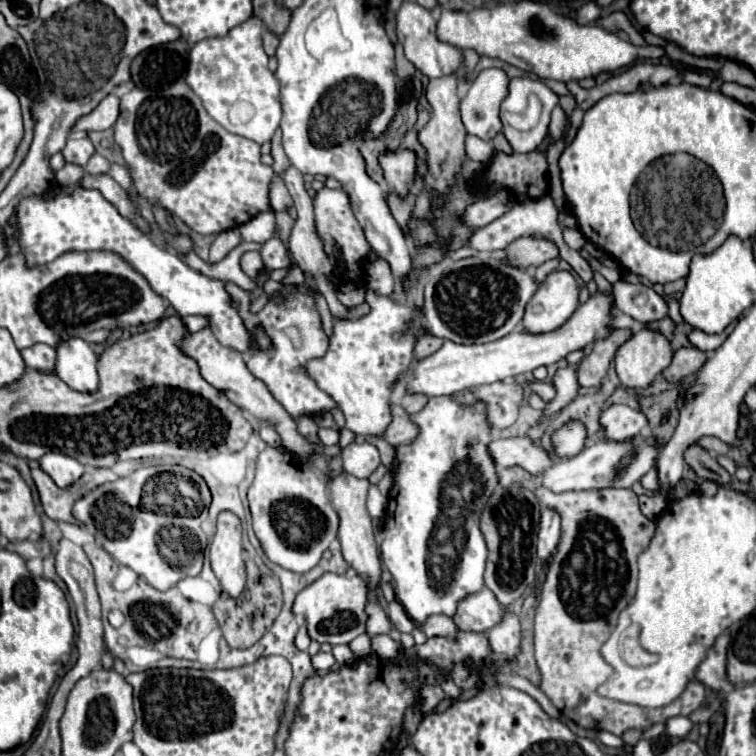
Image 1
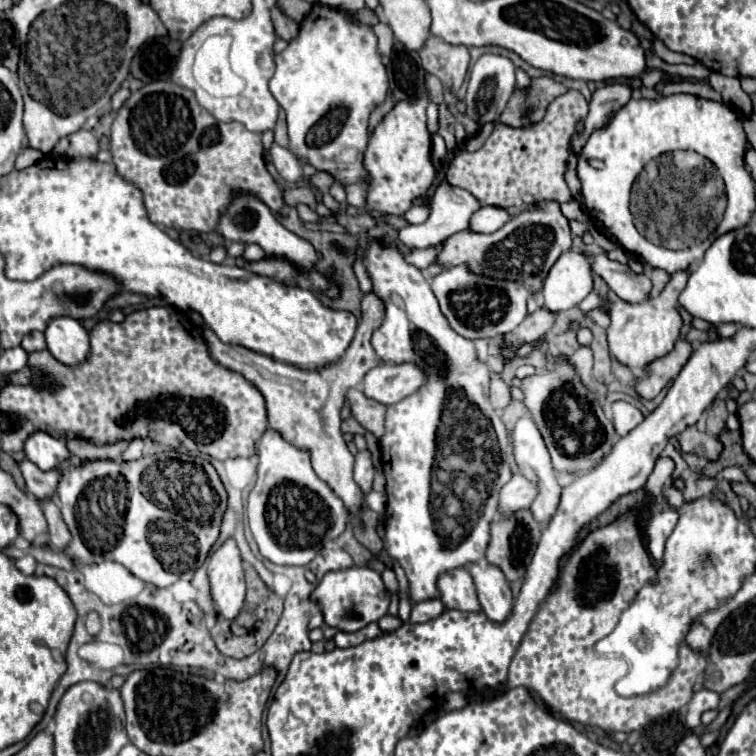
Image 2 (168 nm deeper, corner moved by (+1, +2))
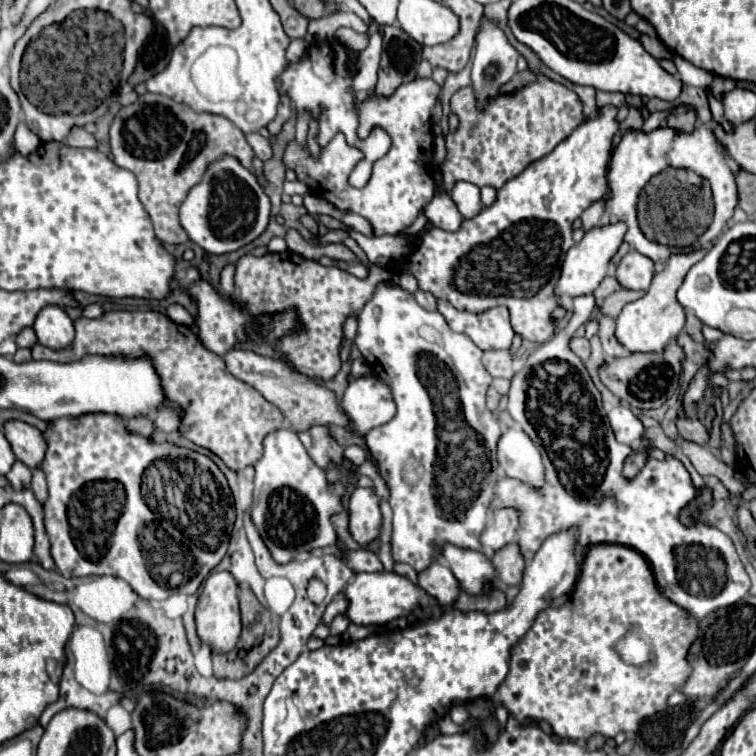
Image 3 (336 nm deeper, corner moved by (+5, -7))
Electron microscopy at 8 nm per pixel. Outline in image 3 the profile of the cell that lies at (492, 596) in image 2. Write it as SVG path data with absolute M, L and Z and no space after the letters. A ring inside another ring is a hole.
M442 544L440 558L450 566L460 586L468 588L468 592L480 592L480 584L484 584L484 580L492 580L496 584L496 570L492 568L492 562L476 550Z

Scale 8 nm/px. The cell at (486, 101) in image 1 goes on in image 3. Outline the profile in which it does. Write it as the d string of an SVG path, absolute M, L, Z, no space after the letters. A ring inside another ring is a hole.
M482 16L480 30L476 34L476 54L474 54L474 62L472 62L472 82L474 82L472 86L474 86L474 92L480 102L486 102L490 96L500 94L500 86L506 84L516 74L518 56L520 54L514 48L514 44L508 40L504 28L496 20Z

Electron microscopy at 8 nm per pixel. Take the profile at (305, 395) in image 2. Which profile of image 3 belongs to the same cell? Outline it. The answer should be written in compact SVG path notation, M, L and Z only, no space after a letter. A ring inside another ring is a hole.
M326 426L320 428L310 428L308 432L300 432L300 442L308 450L310 458L320 466L326 468L330 462L340 462L342 460L342 446L330 438Z

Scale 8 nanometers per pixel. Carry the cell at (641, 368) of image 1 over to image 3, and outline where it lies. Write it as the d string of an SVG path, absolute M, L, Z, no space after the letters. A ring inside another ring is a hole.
M704 248L688 254L670 254L670 258L664 264L664 270L654 274L646 294L626 304L624 310L620 312L618 326L616 326L616 338L620 340L620 344L624 344L630 352L662 352L664 346L682 332L686 322L686 312L682 304L676 300L676 290L684 280L684 272L688 272L692 264L702 260L704 254L706 254Z

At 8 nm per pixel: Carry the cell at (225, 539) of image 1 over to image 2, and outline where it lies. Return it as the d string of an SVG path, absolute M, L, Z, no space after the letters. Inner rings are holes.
M226 539L212 555L208 563L208 577L212 585L212 597L220 617L234 619L244 603L244 569L240 551L234 539Z

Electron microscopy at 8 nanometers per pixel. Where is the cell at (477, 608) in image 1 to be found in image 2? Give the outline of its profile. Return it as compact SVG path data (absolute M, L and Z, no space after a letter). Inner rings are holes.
M454 569L442 575L438 581L438 587L442 593L442 601L448 609L458 609L466 613L482 611L476 595L474 579L466 569Z

